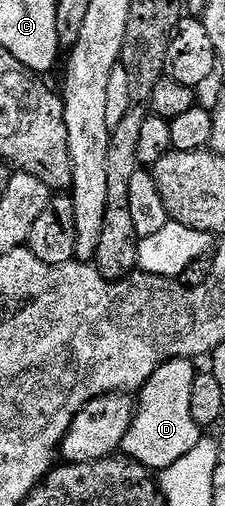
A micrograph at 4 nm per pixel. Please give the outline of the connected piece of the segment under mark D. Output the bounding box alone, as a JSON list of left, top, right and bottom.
[122,360,201,470]

